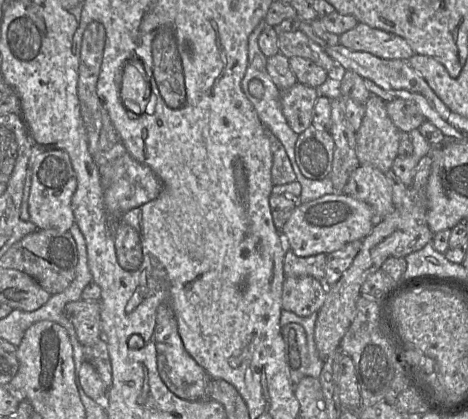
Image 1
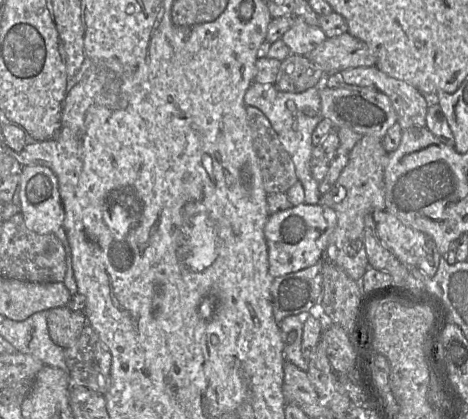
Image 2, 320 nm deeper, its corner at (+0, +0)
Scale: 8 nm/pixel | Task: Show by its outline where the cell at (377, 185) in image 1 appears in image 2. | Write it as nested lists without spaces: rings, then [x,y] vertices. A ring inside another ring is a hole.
[[[386,210],[374,211],[372,217],[381,241],[408,268],[417,267],[424,256],[426,234],[404,225]]]

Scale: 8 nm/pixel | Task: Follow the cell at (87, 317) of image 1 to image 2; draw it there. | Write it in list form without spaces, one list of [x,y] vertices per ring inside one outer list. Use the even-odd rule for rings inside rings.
[[[60,306],[47,311],[47,324],[52,341],[66,349],[75,344],[89,323],[84,311],[73,311],[68,306]]]

